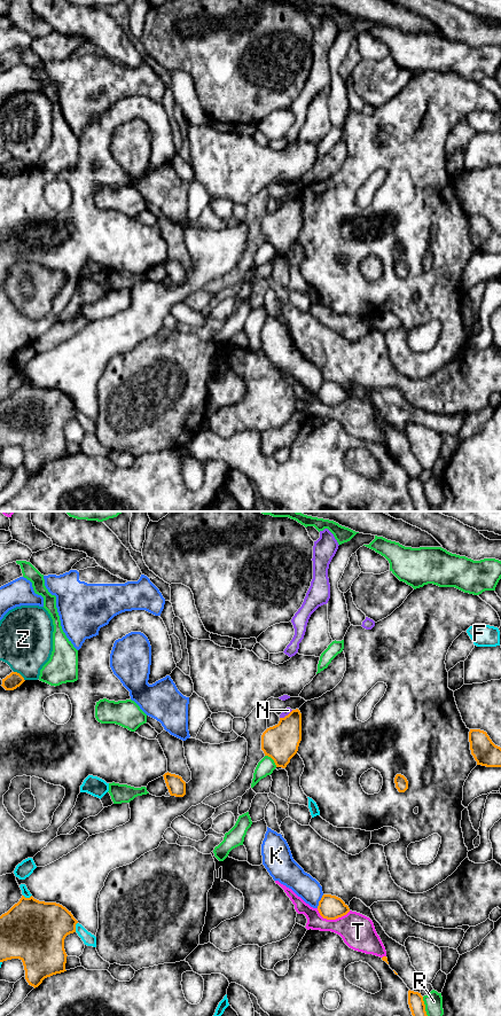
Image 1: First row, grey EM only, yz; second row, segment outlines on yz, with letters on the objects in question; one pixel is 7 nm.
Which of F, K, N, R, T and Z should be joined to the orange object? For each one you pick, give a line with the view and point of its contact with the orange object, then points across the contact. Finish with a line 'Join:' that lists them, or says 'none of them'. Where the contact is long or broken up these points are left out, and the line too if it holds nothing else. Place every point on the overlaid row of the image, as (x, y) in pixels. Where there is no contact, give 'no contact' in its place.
Join: none of them

